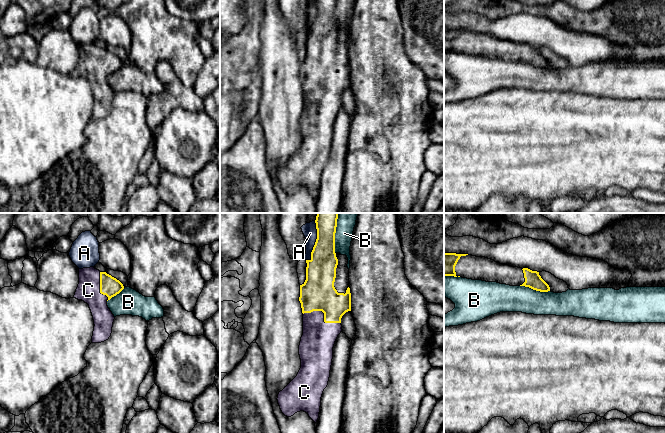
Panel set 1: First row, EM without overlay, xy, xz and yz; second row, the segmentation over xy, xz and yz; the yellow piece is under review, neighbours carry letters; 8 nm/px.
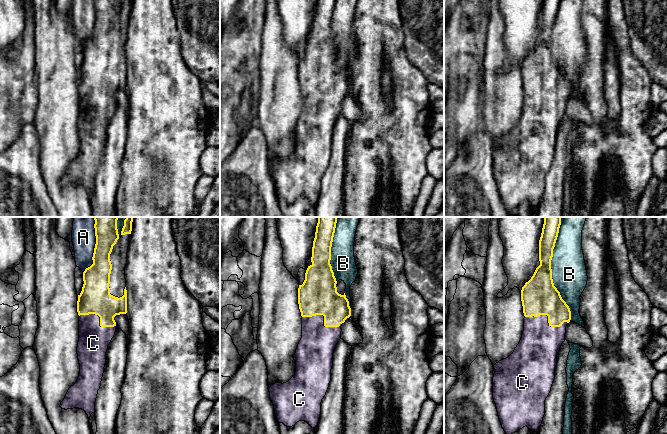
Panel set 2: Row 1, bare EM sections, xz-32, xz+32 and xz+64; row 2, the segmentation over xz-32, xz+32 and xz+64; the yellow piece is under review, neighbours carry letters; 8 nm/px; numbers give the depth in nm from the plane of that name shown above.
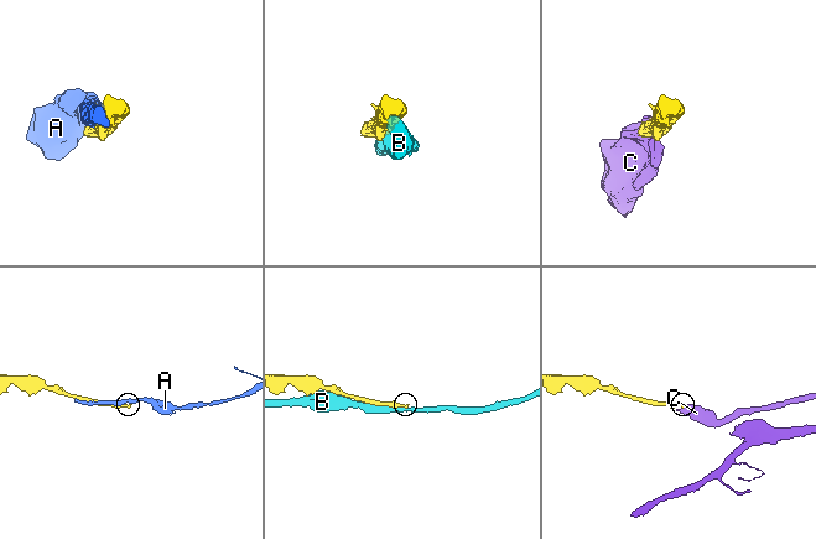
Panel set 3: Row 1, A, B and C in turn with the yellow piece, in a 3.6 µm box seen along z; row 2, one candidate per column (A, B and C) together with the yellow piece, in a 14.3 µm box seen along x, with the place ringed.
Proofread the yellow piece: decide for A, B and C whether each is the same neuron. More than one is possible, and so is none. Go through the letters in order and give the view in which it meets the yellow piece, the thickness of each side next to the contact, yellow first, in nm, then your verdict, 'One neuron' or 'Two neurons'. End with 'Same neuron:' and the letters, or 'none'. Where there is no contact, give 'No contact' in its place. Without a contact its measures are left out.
A: Touches yellow in xz. Thickness 240 nm (yellow) against 120 nm. Two neurons
B: Touches yellow in xz. Thickness 200 nm (yellow) against 160 nm. Two neurons
C: Touches yellow in xz. Thickness 280 nm (yellow) against 260 nm. One neuron
Same neuron: C

